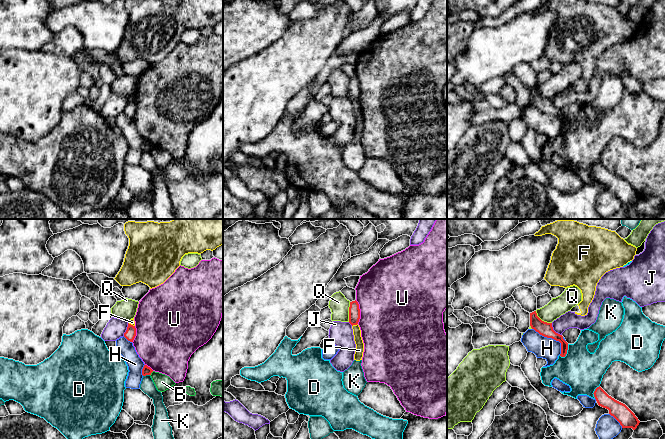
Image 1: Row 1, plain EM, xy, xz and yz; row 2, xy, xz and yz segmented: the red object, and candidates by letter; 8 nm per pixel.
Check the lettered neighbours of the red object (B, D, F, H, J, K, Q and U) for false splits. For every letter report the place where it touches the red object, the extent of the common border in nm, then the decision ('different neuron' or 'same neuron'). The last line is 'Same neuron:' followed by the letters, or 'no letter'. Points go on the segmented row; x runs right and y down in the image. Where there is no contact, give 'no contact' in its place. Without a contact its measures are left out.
B: contact xy (151, 372); length 50 nm; different neuron
D: contact yz (566, 352); length 130 nm; different neuron
F: contact xz (354, 324); length 50 nm; different neuron
H: contact yz (551, 337); length 320 nm; different neuron
J: contact yz (553, 330); length 130 nm; different neuron
K: contact xy (146, 374); length 60 nm; different neuron
Q: contact xz (349, 312); length 160 nm; different neuron
U: contact xz (359, 312); length 190 nm; different neuron
Same neuron: no letter

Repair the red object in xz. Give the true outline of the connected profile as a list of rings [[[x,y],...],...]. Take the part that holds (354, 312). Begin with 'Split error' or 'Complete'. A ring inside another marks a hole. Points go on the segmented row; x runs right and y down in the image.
Complete. [[[352,301],[350,302],[349,307],[349,323],[353,325],[357,325],[360,319],[360,309],[358,302]]]

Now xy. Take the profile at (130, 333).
Complete. [[[128,323],[128,327],[127,327],[126,332],[124,333],[124,337],[128,341],[133,342],[135,336],[136,336],[136,328],[135,328],[135,326]]]

